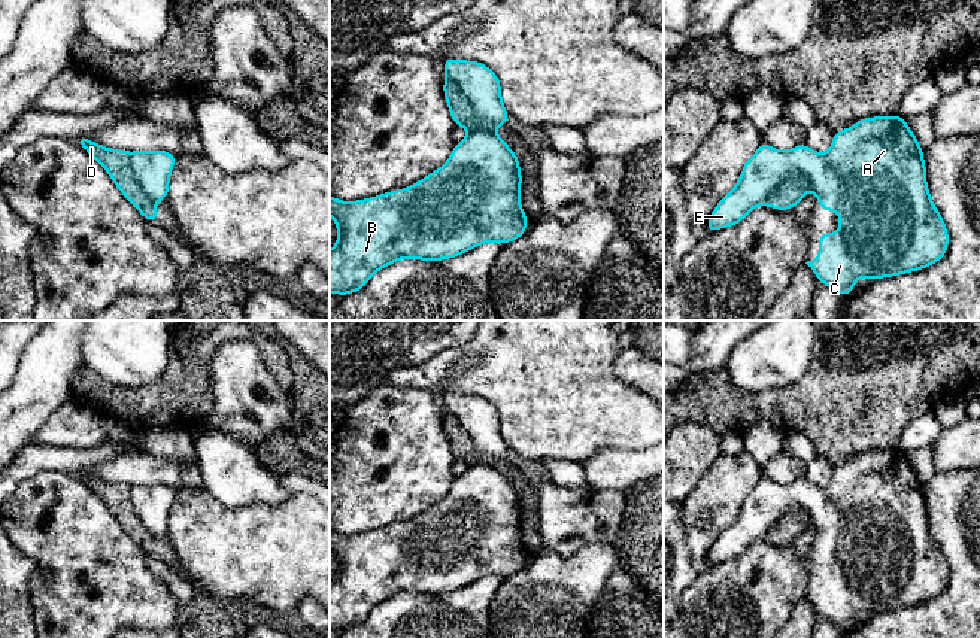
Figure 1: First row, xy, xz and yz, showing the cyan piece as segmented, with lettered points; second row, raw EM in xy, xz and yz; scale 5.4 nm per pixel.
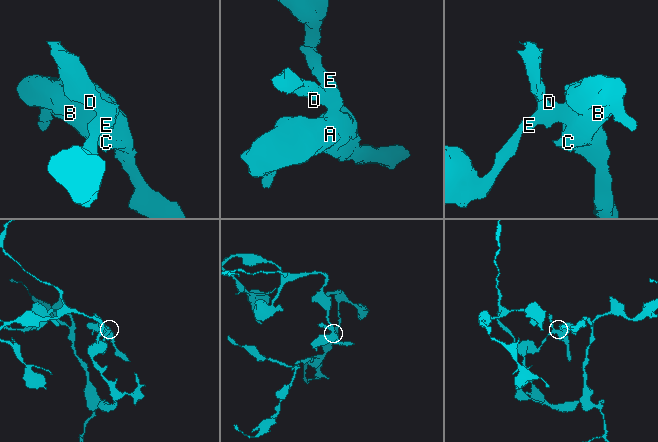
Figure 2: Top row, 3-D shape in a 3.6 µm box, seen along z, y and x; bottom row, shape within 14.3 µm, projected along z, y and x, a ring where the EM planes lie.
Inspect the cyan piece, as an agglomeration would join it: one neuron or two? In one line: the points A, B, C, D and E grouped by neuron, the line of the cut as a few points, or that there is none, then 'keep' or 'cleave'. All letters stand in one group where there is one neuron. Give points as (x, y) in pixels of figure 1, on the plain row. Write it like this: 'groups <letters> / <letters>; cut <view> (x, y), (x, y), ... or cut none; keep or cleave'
groups A B C E / D; cut xz (446, 410), (469, 434), (479, 456), (476, 461); cleave

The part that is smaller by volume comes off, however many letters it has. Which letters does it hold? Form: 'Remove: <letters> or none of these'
Remove: D

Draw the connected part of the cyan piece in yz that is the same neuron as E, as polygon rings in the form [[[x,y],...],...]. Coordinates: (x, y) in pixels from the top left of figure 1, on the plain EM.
[[[899,449],[855,455],[853,462],[832,468],[826,487],[817,487],[805,477],[777,484],[762,476],[746,495],[738,517],[716,538],[706,566],[737,559],[752,543],[767,538],[777,520],[794,508],[805,513],[823,546],[840,549],[840,565],[820,566],[819,592],[805,596],[817,614],[834,625],[850,631],[859,611],[899,610],[944,592],[949,566],[928,525],[923,483]]]

